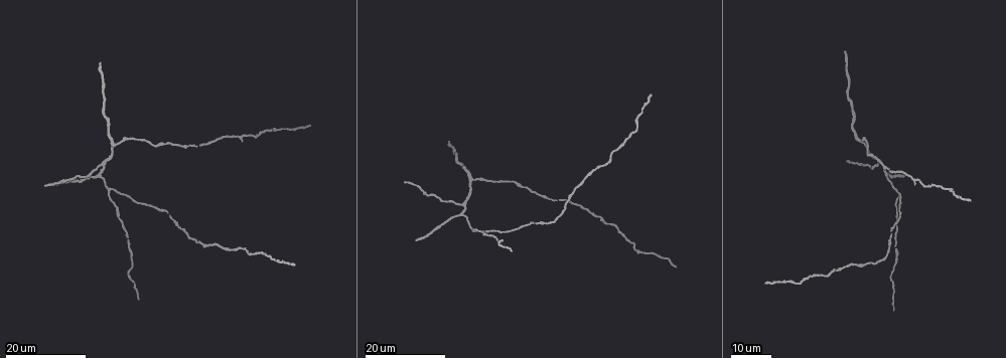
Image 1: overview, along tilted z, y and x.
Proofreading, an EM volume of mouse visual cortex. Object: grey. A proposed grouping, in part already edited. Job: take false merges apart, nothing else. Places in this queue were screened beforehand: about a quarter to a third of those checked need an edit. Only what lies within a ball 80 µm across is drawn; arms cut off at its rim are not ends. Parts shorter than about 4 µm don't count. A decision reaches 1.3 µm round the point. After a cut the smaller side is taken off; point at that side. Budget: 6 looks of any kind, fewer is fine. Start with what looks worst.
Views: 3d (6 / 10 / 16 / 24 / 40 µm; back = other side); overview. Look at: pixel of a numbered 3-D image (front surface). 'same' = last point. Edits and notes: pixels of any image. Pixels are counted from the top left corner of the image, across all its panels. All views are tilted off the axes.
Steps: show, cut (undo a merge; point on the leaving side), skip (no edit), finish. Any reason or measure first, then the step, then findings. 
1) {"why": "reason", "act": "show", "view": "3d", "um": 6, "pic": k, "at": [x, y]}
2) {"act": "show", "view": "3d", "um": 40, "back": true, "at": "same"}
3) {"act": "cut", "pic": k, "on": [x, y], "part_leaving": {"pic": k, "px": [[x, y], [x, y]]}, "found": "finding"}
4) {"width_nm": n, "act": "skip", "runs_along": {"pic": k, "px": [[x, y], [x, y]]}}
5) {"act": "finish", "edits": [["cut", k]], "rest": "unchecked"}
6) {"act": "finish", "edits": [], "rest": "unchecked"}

{"why": "three arms meet", "act": "show", "view": "3d", "um": 16, "pic": 1, "at": [473, 181]}

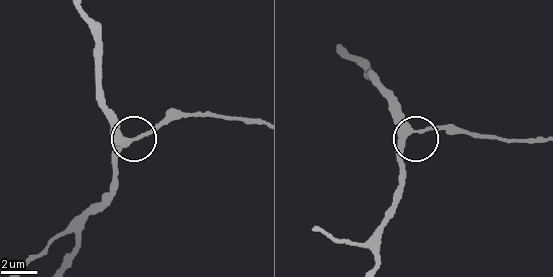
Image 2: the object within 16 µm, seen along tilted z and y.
{"act": "show", "view": "3d", "um": 10, "pic": 2, "at": [133, 138]}

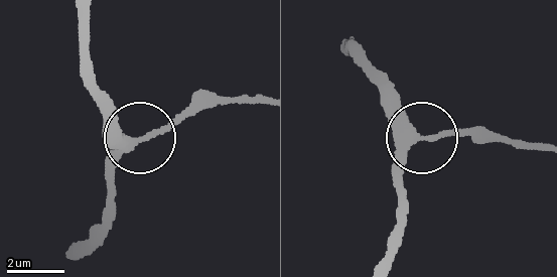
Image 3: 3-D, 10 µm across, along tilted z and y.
{"side_arm_um": 26, "arms": 3, "act": "skip", "found": "continuous, no second neuron"}

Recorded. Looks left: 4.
{"why": "arms part here", "act": "show", "view": "3d", "um": 24, "pic": 1, "at": [462, 203]}

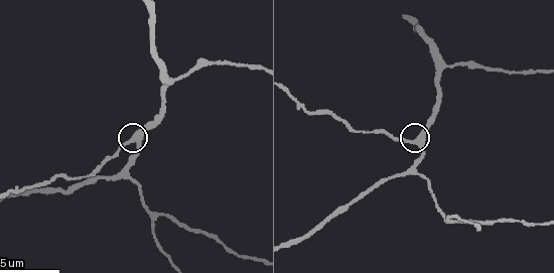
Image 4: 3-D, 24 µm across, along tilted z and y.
{"act": "show", "view": "3d", "um": 6, "pic": 4, "at": [133, 138]}

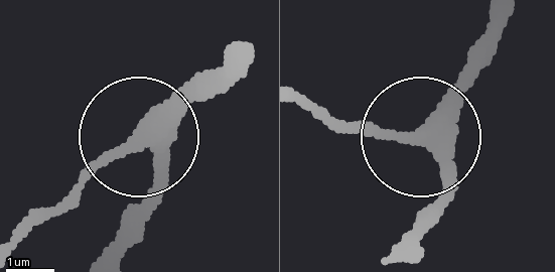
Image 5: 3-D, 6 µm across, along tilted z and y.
{"width_nm": 280, "act": "skip", "runs_along": {"pic": 5, "px": [[419, 246], [447, 185], [432, 153], [344, 135]]}, "found": "all the same neuron"}

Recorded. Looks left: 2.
{"why": "a fork", "act": "show", "view": "3d", "um": 10, "pic": 4, "at": [450, 222]}

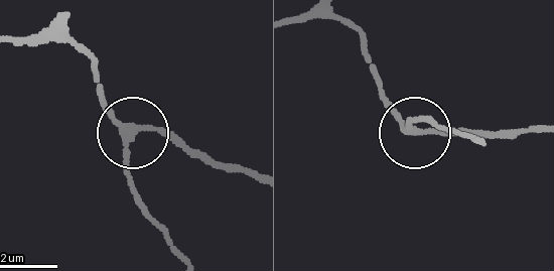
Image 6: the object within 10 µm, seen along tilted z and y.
{"side_arm_um": 34, "act": "skip", "runs_along": {"pic": 6, "px": [[74, 38], [92, 60], [103, 106], [129, 132], [134, 198]]}, "found": "all the same neuron"}

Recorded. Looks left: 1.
{"act": "finish", "edits": [], "rest": "unchecked"}

